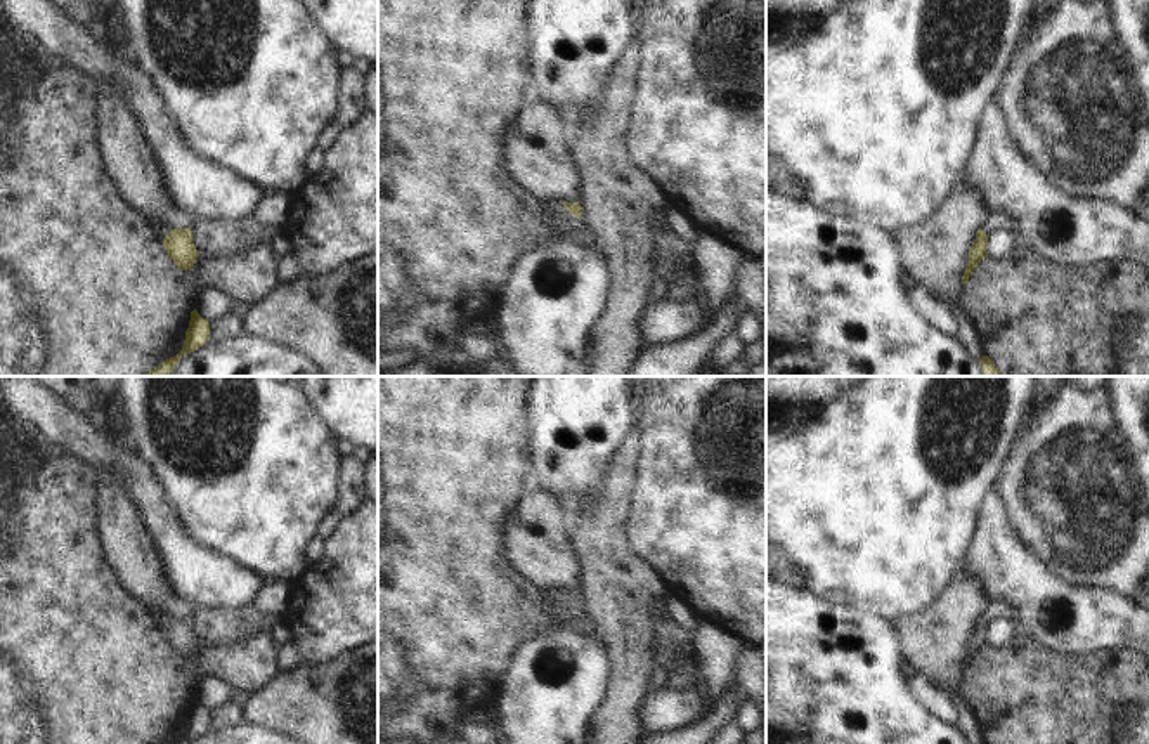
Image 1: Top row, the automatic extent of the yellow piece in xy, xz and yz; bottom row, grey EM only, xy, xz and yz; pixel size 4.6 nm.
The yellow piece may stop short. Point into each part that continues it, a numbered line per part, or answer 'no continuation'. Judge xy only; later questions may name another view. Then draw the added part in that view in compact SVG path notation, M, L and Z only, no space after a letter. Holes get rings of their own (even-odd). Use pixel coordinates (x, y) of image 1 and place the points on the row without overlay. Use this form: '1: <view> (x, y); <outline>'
1: xy (160, 618); M153 610L153 612L149 612L149 614L151 614L154 624L156 624L159 630L163 630L163 628L168 624L168 621L173 617L173 616L170 616L170 614L163 612L163 610Z

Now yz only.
1: yz (995, 609); M990 602L986 612L981 616L988 624L995 619L1016 621L1016 614L1005 602Z

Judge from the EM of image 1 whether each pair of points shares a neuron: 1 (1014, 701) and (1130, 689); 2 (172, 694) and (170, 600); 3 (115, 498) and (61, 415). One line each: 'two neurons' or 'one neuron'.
1: one neuron
2: two neurons
3: two neurons

